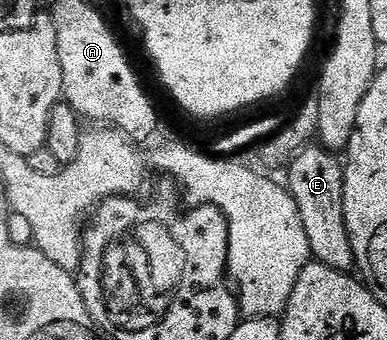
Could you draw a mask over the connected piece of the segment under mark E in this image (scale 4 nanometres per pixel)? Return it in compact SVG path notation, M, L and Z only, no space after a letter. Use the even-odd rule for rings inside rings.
M305 148L286 169L284 184L290 189L290 196L296 202L296 210L300 210L300 222L304 222L304 234L308 234L311 257L319 264L332 266L332 270L353 273L356 268L354 251L344 218L343 161L327 148Z

